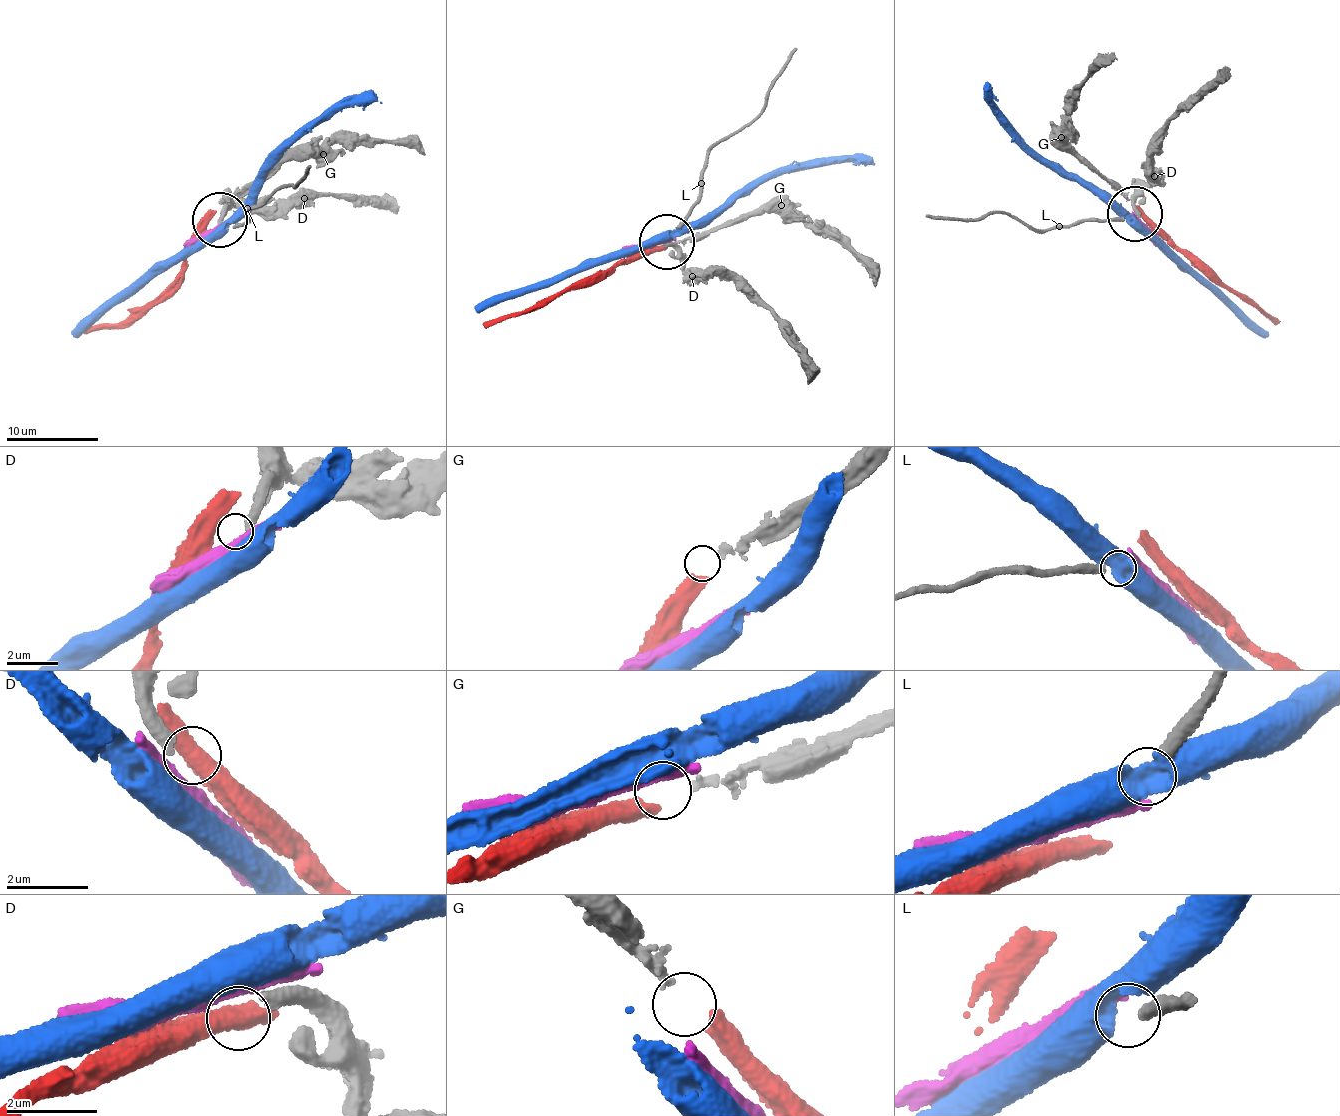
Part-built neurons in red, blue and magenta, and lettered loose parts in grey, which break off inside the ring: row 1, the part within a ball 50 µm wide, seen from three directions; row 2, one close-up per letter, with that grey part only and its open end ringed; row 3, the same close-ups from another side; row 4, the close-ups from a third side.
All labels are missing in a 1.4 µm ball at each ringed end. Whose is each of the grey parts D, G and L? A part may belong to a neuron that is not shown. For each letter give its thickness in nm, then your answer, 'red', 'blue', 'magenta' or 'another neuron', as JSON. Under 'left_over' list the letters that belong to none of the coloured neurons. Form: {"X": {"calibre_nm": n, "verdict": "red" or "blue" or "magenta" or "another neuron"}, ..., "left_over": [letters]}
{"D": {"calibre_nm": 400, "verdict": "another neuron"}, "G": {"calibre_nm": 200, "verdict": "red"}, "L": {"calibre_nm": 320, "verdict": "another neuron"}, "left_over": ["D", "L"]}

